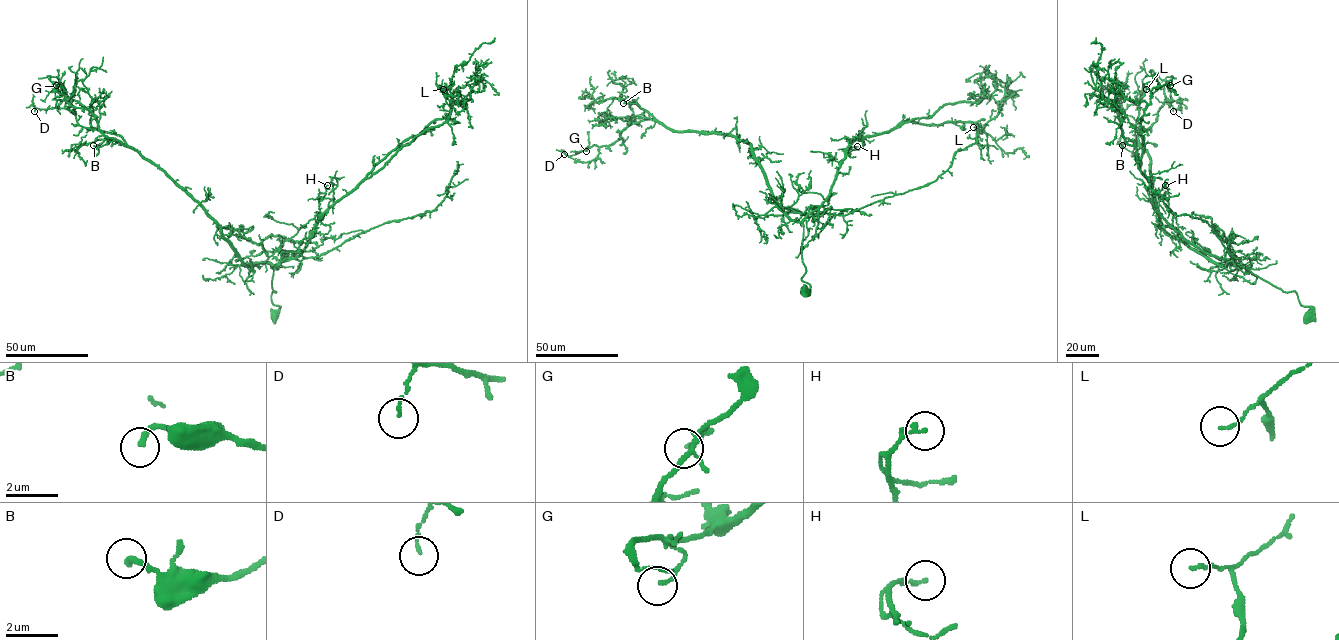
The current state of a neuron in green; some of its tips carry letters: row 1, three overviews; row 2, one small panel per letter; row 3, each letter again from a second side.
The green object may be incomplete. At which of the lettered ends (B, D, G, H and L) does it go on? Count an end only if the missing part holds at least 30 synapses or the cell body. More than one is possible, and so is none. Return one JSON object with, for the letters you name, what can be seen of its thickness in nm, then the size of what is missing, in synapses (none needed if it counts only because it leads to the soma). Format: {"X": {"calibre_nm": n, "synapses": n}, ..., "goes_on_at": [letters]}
{"goes_on_at": []}

